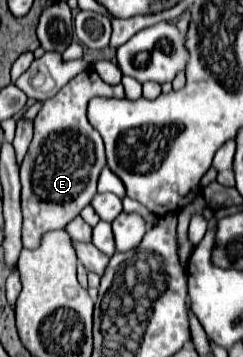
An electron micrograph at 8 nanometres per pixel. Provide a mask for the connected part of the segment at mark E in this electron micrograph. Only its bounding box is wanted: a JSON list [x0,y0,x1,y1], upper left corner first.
[20,70,125,248]

